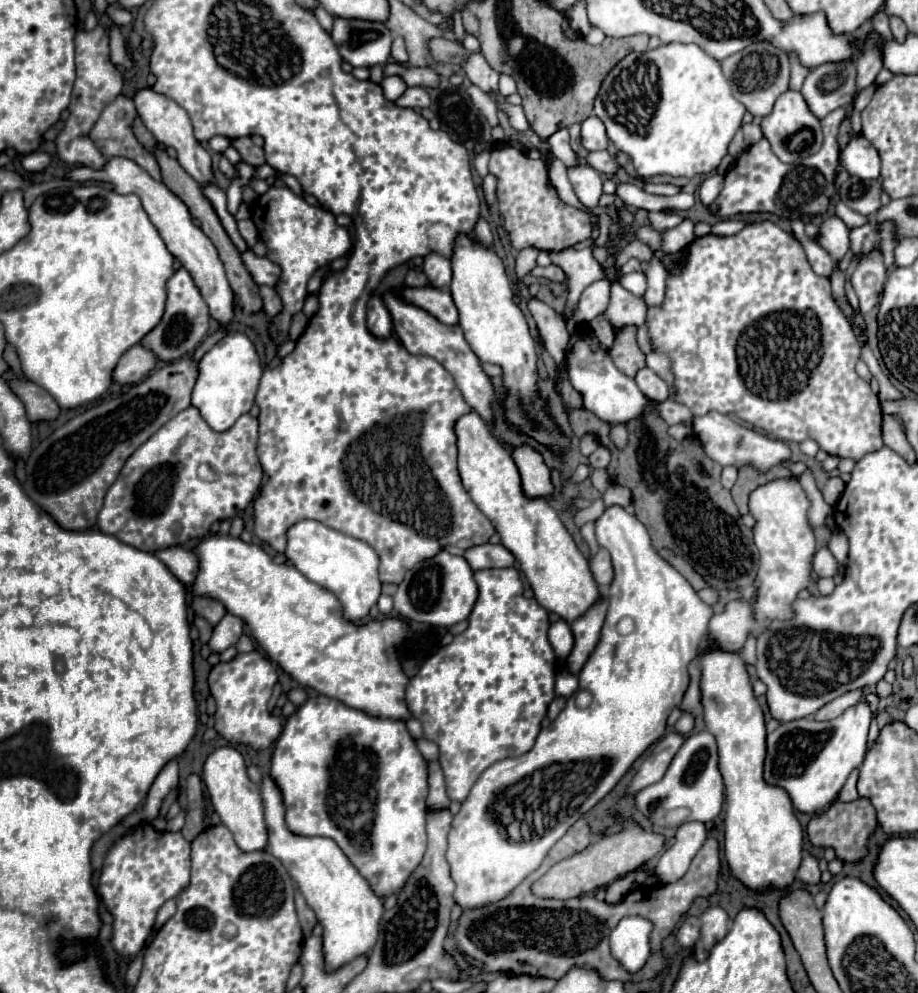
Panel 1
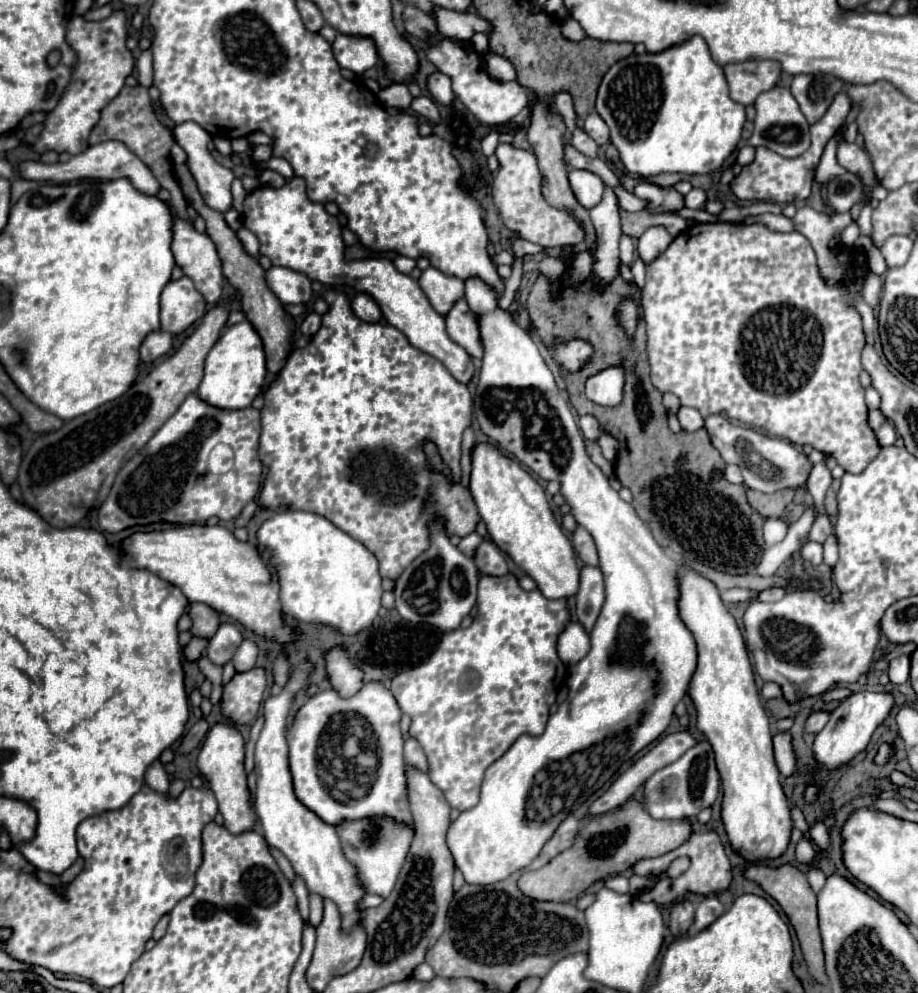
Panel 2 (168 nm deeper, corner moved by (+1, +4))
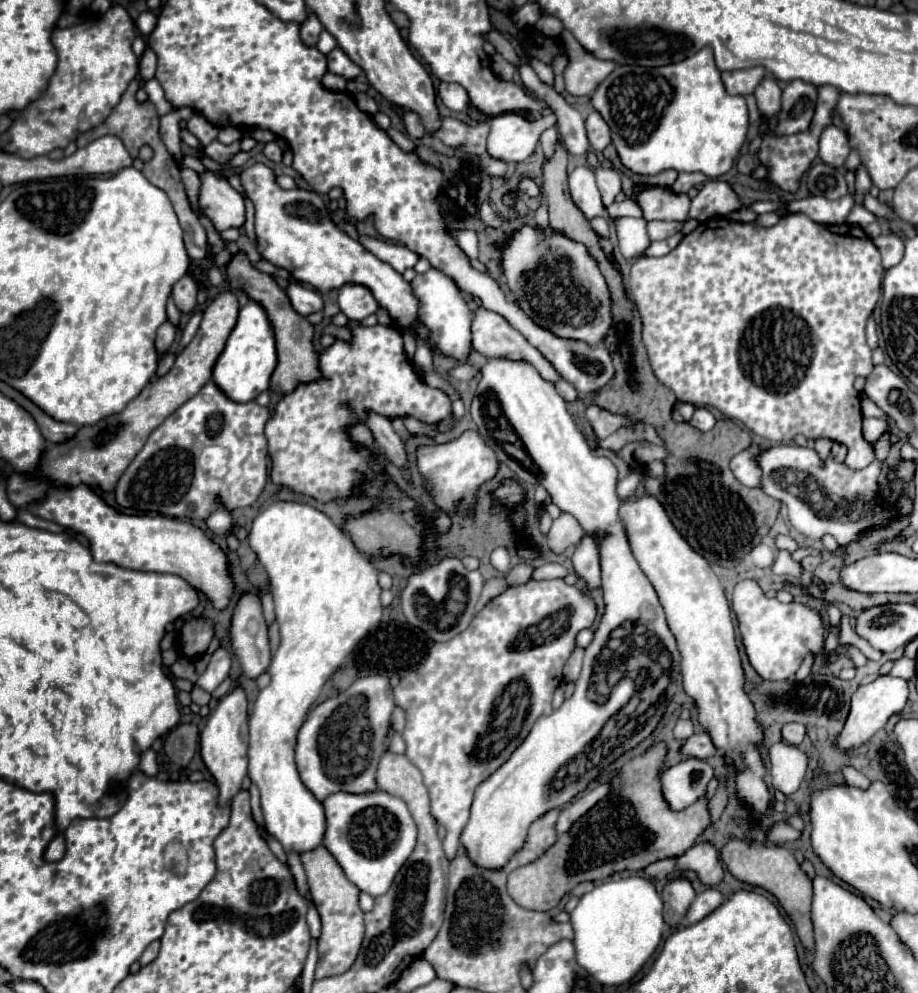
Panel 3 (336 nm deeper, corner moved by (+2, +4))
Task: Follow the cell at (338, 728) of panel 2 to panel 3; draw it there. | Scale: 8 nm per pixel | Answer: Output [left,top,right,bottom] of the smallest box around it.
[295,676,395,802]

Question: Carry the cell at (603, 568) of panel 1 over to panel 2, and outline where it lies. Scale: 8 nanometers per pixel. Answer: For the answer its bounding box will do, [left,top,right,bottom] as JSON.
[572,526,598,566]

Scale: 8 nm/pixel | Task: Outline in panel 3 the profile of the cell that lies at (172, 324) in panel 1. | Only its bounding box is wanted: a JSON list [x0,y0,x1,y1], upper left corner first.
[173,274,197,314]

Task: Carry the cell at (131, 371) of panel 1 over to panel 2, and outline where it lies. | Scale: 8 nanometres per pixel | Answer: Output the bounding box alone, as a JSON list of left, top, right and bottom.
[140,330,174,362]

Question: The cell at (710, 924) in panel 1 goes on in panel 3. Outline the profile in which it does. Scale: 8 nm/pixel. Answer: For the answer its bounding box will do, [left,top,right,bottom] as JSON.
[687,888,723,924]

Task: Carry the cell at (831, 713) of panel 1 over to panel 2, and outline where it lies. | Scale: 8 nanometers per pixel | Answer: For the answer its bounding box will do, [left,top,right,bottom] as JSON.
[804,712,830,734]

